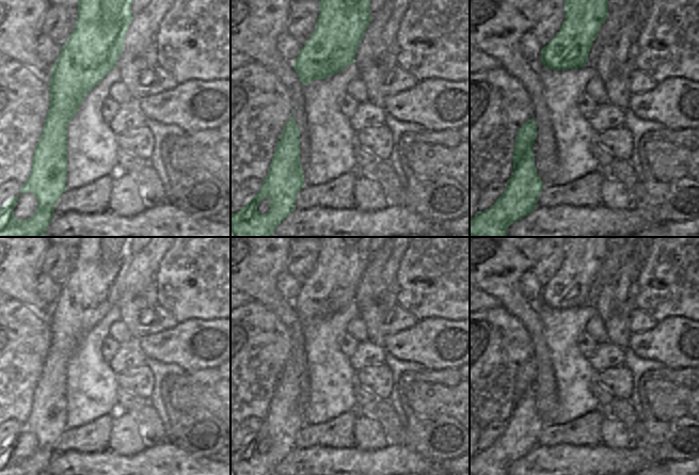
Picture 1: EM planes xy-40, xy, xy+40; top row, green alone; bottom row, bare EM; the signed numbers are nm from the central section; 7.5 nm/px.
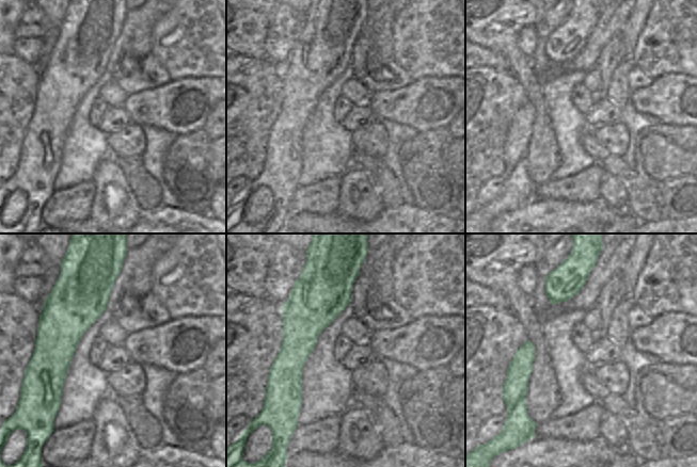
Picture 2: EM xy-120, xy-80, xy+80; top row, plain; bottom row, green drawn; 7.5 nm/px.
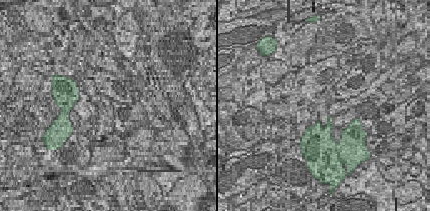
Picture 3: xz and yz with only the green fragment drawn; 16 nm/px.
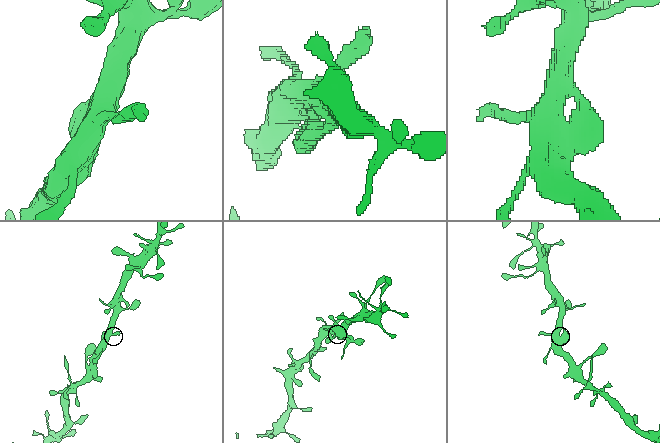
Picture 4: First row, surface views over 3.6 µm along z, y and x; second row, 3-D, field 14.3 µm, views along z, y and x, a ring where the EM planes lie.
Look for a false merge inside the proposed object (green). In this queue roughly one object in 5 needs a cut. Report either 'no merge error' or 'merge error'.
no merge error

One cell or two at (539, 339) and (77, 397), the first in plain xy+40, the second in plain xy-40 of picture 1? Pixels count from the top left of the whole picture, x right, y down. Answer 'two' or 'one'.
two

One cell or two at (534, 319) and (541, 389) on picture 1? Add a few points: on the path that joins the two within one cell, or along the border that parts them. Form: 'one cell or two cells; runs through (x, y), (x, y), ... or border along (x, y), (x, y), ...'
one cell; runs through (537, 336), (543, 361), (543, 371)

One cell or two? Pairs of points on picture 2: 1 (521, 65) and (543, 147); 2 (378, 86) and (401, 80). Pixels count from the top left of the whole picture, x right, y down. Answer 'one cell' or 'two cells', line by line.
1: one cell
2: one cell

